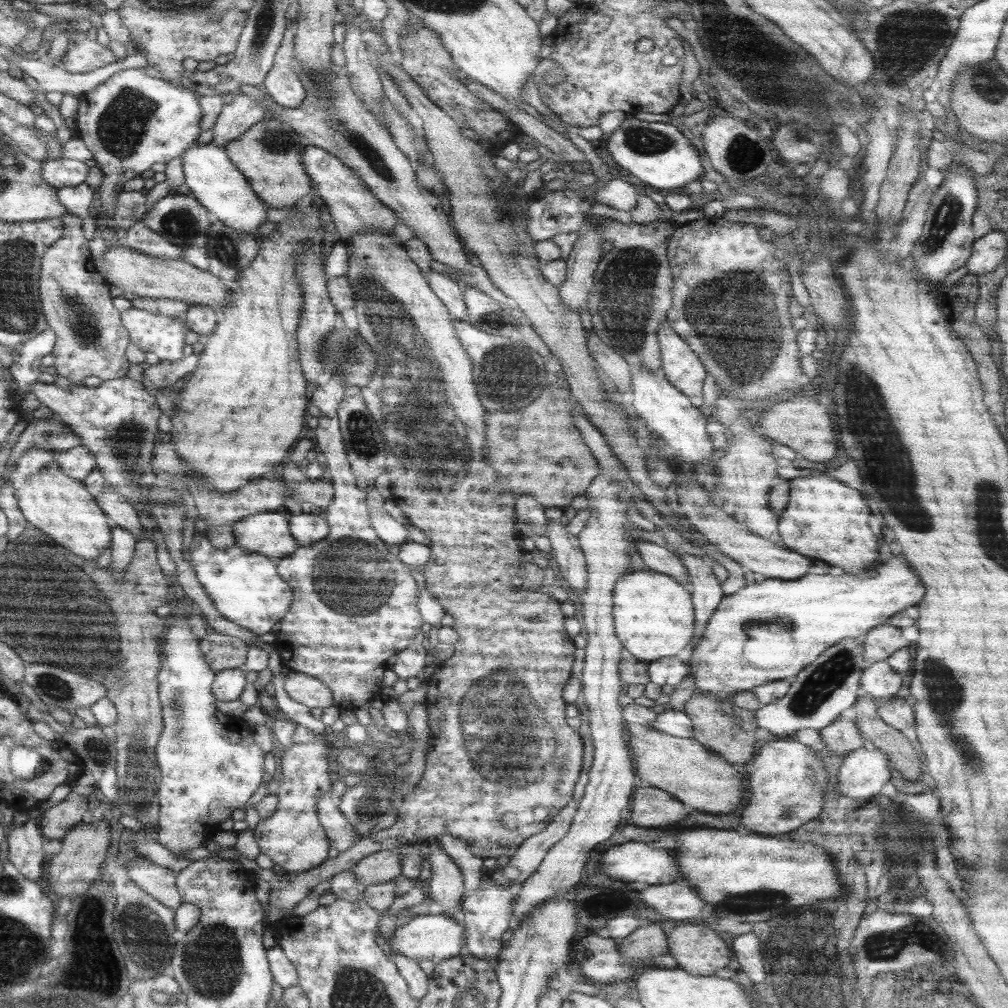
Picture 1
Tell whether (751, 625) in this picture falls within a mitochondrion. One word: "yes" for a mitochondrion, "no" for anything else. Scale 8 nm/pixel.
yes

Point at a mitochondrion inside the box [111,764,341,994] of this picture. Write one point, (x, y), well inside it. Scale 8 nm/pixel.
(156, 931)

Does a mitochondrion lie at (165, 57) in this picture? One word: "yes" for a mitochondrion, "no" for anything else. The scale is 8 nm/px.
no

